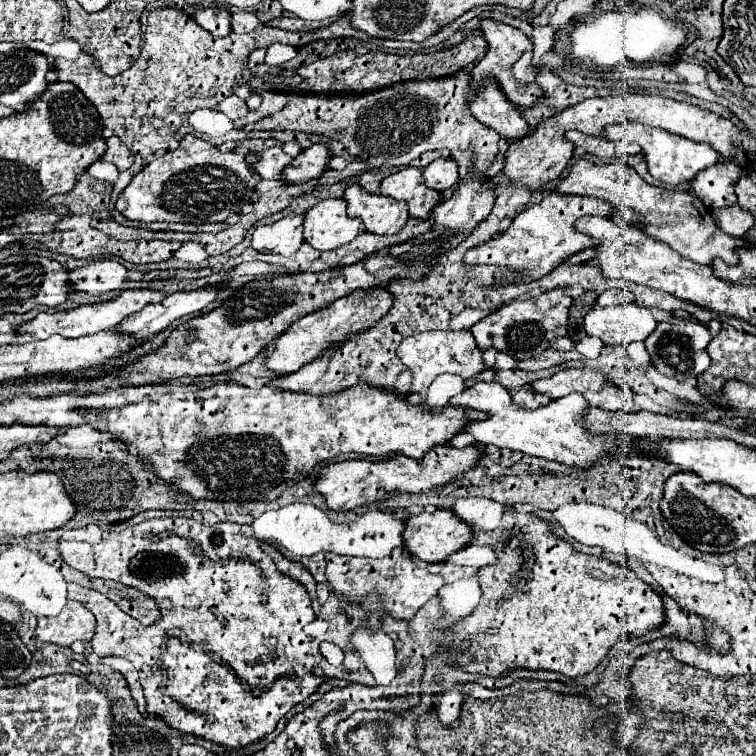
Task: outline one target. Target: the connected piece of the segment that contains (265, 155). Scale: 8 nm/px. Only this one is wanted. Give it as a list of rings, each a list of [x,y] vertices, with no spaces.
[[[279,146],[265,148],[259,152],[259,160],[253,164],[255,172],[265,180],[281,180],[283,168],[291,162],[291,156],[287,156]]]

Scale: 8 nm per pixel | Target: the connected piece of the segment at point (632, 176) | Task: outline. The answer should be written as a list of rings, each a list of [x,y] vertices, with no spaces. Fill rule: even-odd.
[[[579,158],[569,168],[567,178],[559,180],[555,190],[561,194],[593,196],[605,200],[613,208],[613,216],[611,216],[613,222],[641,228],[647,236],[665,242],[669,248],[673,248],[675,252],[697,264],[711,264],[713,258],[721,258],[727,264],[737,264],[735,248],[745,244],[743,238],[733,238],[717,230],[709,208],[697,196],[681,190],[651,186],[629,164],[597,166],[585,158]]]

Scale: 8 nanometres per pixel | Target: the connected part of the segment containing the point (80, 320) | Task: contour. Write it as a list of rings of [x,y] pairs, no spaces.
[[[141,288],[141,290],[123,290],[117,298],[107,300],[107,302],[97,302],[97,304],[83,304],[77,306],[73,310],[63,310],[63,312],[41,312],[37,314],[31,322],[23,324],[19,328],[19,332],[31,332],[35,334],[39,340],[49,338],[51,334],[61,334],[67,338],[79,338],[79,336],[87,336],[87,334],[95,334],[101,330],[113,330],[117,328],[129,314],[133,312],[141,312],[145,304],[149,302],[161,302],[165,298],[165,294],[161,290],[151,290],[151,288]]]

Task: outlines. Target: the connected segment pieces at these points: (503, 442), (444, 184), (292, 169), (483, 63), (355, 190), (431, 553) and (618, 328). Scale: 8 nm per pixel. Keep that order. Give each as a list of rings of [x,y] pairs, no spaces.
[[[477,382],[465,388],[461,394],[453,396],[449,404],[489,414],[487,420],[473,420],[467,422],[465,426],[465,432],[473,434],[477,442],[493,444],[497,448],[521,450],[531,456],[563,462],[567,466],[587,468],[599,458],[599,454],[609,452],[615,444],[623,448],[631,446],[631,436],[613,436],[613,434],[593,436],[581,426],[579,420],[583,416],[583,410],[589,406],[581,394],[569,394],[565,398],[551,400],[547,406],[541,406],[537,410],[523,410],[519,406],[513,406],[511,394],[499,382]]]
[[[437,158],[429,166],[423,168],[425,184],[437,192],[453,188],[455,184],[459,184],[457,168],[459,166],[457,162],[453,162],[453,158]]]
[[[313,144],[311,148],[303,150],[293,162],[285,168],[283,182],[287,184],[301,184],[311,178],[319,178],[321,172],[327,168],[329,162],[329,150],[325,144]]]
[[[483,18],[481,22],[481,32],[487,40],[487,54],[485,58],[481,58],[477,62],[477,66],[473,68],[471,76],[481,82],[483,76],[493,76],[497,78],[501,90],[505,92],[505,96],[515,104],[515,106],[521,106],[521,108],[527,108],[531,104],[537,102],[537,98],[543,96],[543,90],[535,84],[535,72],[537,68],[532,63],[533,58],[533,44],[519,28],[513,28],[509,24],[503,24],[503,22],[495,22],[491,18]]]
[[[357,184],[347,186],[343,198],[347,202],[347,214],[361,218],[365,230],[375,234],[397,234],[409,218],[405,202],[381,194],[369,194]]]
[[[451,510],[421,512],[417,516],[411,516],[405,522],[405,530],[403,530],[403,546],[411,552],[411,556],[423,562],[443,562],[449,554],[467,546],[471,538],[473,538],[471,528],[465,522],[461,522]]]
[[[637,304],[627,306],[595,306],[585,316],[585,332],[589,336],[601,338],[609,346],[629,344],[635,340],[645,340],[657,322],[647,308]]]

